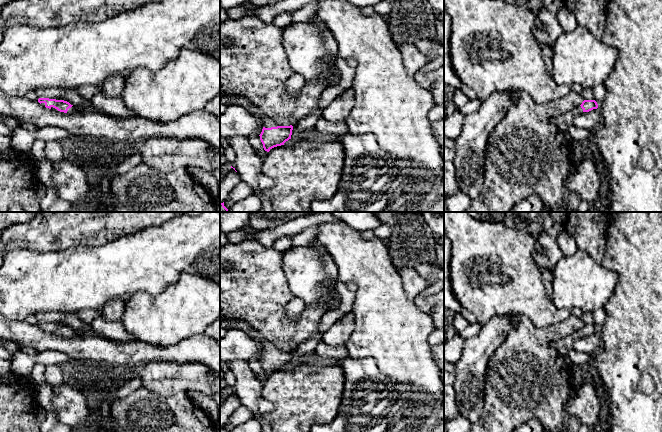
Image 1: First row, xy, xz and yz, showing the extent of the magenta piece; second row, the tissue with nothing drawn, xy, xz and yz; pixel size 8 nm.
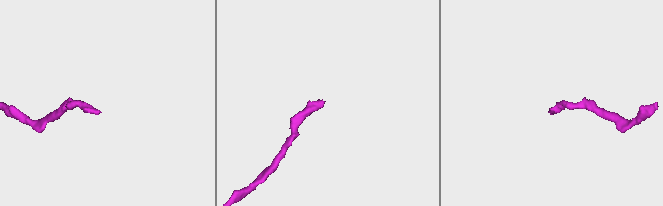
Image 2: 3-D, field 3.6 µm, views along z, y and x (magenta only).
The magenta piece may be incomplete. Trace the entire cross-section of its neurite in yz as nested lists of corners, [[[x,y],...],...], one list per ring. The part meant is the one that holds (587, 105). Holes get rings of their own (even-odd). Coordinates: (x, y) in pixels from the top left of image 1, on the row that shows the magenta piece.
[[[584,100],[581,105],[576,106],[572,111],[559,116],[556,120],[556,124],[562,132],[566,132],[572,125],[574,125],[574,118],[578,114],[589,112],[597,108],[598,104],[595,100]]]

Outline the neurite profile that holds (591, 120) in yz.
[[[597,109],[578,114],[574,118],[574,126],[594,132],[602,124],[602,117]]]

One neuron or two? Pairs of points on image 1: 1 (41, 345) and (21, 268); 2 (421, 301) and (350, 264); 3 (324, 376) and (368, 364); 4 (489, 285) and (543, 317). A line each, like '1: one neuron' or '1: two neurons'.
1: two neurons
2: two neurons
3: two neurons
4: one neuron

